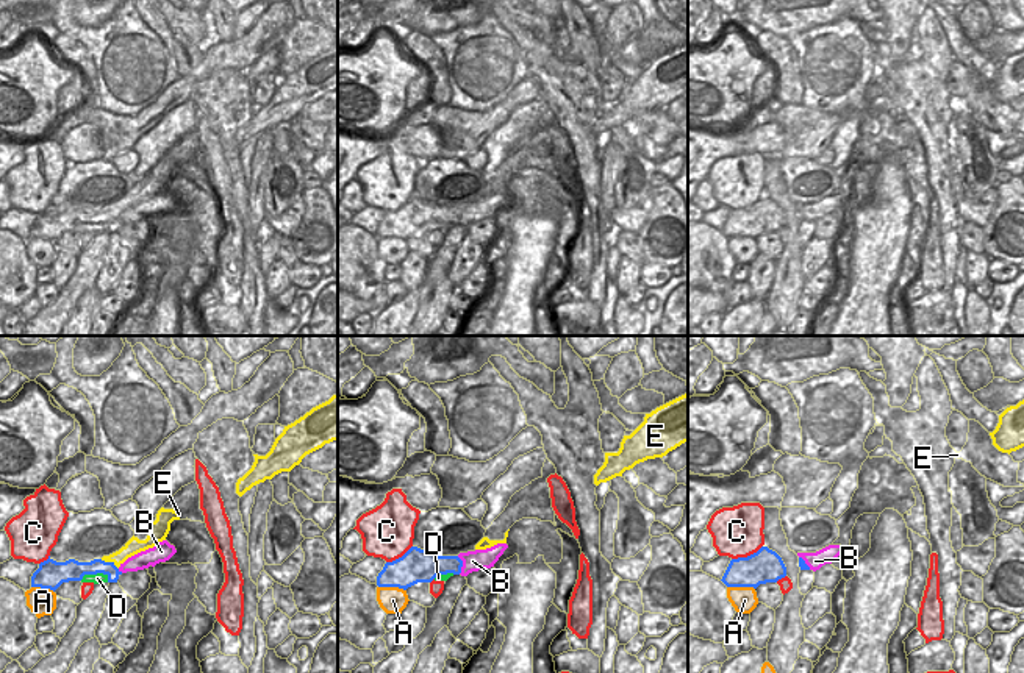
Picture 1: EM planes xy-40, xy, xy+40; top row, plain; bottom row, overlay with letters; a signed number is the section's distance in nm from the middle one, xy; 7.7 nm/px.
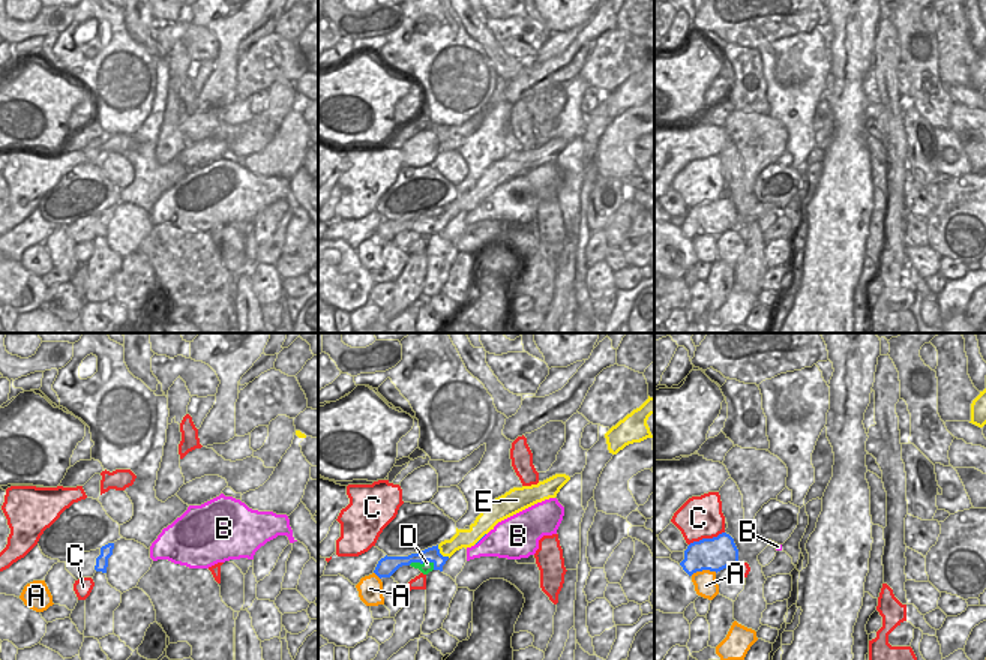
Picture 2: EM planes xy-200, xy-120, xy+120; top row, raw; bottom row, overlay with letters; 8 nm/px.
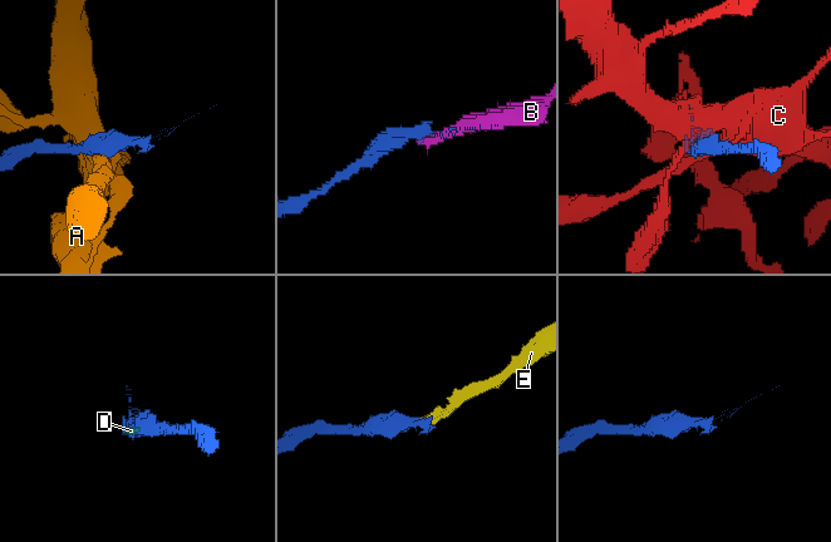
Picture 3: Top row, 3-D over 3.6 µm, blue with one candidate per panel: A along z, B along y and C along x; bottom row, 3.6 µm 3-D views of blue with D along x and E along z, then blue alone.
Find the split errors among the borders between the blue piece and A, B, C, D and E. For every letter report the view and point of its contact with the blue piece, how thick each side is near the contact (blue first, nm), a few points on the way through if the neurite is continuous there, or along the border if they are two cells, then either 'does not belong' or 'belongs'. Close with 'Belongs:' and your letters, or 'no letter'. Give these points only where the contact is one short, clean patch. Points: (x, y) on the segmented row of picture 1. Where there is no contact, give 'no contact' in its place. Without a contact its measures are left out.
A: xy (393, 586) | 260/220 nm | along xy (379, 586), (397, 586), (405, 591) | does not belong
B: xy (461, 566) | 190/170 nm | does not belong
C: xy+40 (748, 556) | 260/400 nm | does not belong
D: xy-40 (94, 573) | 170/80 nm | along xy-40 (108, 575), (85, 575), (80, 580) | does not belong
E: xy-40 (110, 562) | 120/120 nm | belongs
Belongs: E

